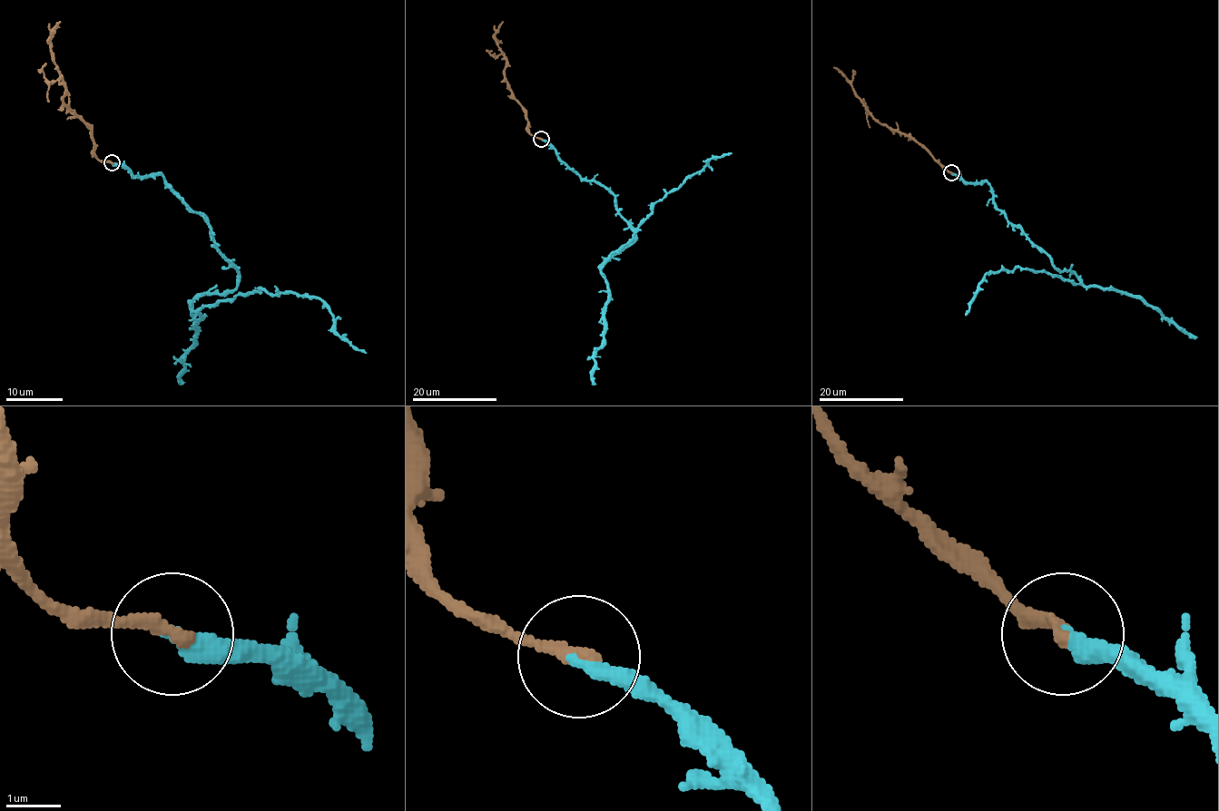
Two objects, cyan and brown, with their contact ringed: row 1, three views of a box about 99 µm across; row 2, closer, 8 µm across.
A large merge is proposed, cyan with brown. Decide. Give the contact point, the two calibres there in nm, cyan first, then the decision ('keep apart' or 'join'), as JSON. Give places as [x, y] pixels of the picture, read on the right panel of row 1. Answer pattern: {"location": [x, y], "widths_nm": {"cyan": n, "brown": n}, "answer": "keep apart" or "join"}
{"location": [951, 172], "widths_nm": {"cyan": 360, "brown": 240}, "answer": "join"}

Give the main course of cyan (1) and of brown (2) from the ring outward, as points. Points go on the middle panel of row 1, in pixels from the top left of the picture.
1: (540, 138), (582, 179), (611, 192), (634, 233), (602, 267), (652, 207), (712, 159), (731, 153)
2: (540, 138), (529, 132), (525, 112), (514, 97), (505, 75), (506, 57), (496, 40), (496, 31), (503, 22)

